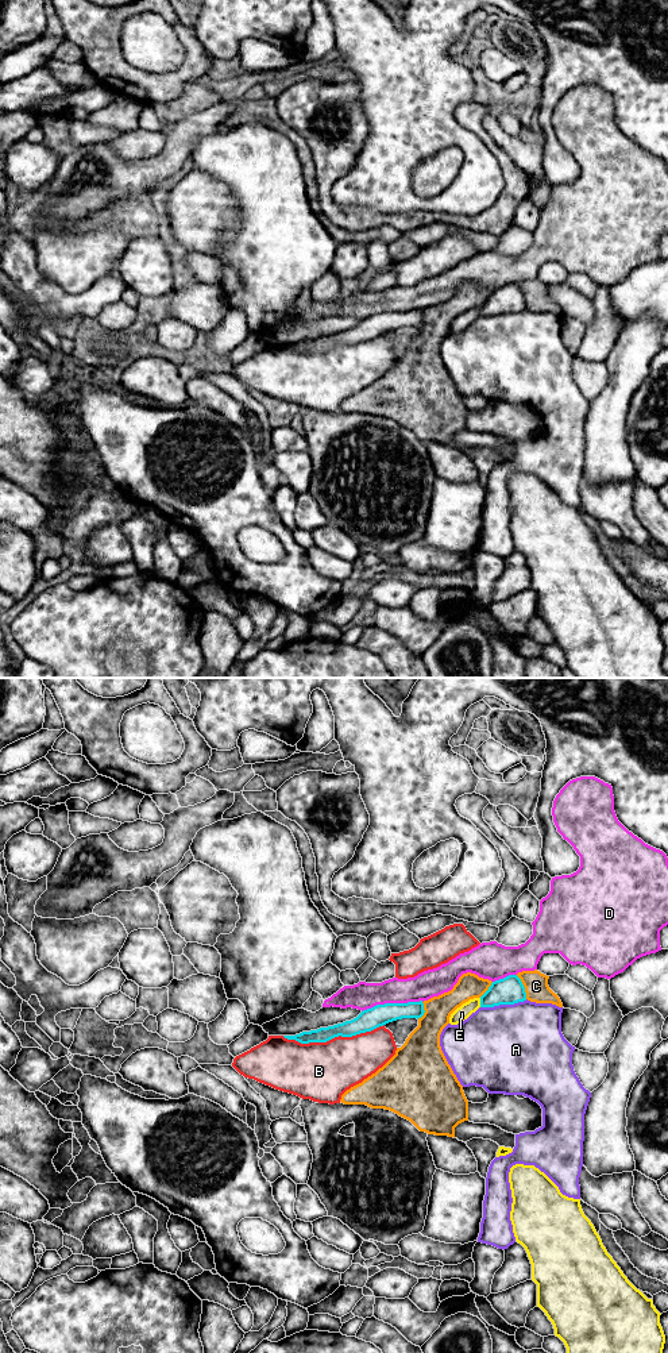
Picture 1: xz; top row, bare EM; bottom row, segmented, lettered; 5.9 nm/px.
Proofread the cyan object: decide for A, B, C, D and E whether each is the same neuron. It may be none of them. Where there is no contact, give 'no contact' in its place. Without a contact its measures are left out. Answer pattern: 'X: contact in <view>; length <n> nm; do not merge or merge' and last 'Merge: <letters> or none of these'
A: contact in xz; length 280 nm; do not merge
B: contact in xz; length 600 nm; do not merge
C: contact in xz; length 160 nm; do not merge
D: contact in xz; length 380 nm; do not merge
E: contact in xz; length 60 nm; do not merge
Merge: none of these

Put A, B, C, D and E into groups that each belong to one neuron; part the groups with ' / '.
A / B / C / D / E

